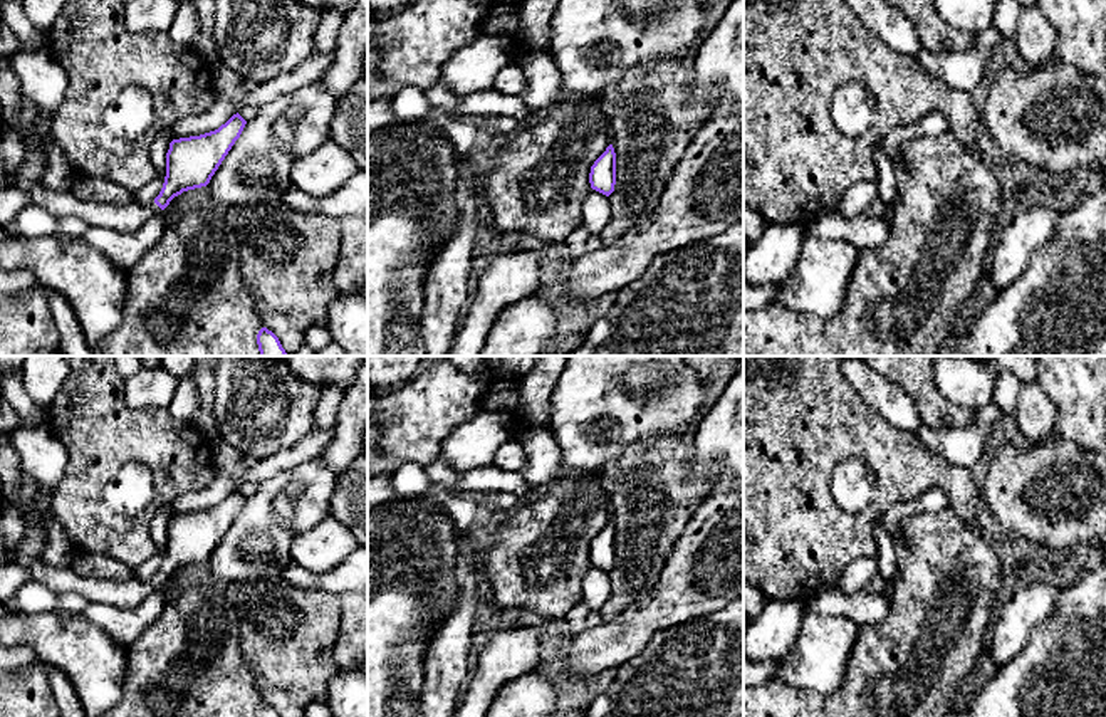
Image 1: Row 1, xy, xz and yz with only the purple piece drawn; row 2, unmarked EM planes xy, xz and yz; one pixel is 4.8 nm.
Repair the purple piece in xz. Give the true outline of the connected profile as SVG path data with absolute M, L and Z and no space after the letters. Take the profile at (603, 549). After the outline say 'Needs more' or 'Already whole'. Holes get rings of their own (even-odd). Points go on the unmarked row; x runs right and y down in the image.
M613 521L594 537L589 549L591 564L609 573L616 561L616 529Z. Already whole

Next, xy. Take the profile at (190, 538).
M237 489L218 505L173 516L166 529L166 552L159 571L149 581L106 581L77 574L72 568L57 568L44 561L22 566L7 561L0 566L0 603L8 603L29 581L49 588L54 594L79 593L91 603L136 608L148 594L164 586L183 568L206 563L240 514L247 497Z. Needs more

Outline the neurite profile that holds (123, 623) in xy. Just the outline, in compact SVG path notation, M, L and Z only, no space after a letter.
M193 566L175 573L164 586L148 594L136 608L89 603L82 616L109 633L114 641L129 645L161 615L173 591L181 584L180 574L190 568Z

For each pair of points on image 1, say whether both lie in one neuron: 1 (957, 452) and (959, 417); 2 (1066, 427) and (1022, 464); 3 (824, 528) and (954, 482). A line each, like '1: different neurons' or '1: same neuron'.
1: different neurons
2: different neurons
3: same neuron

